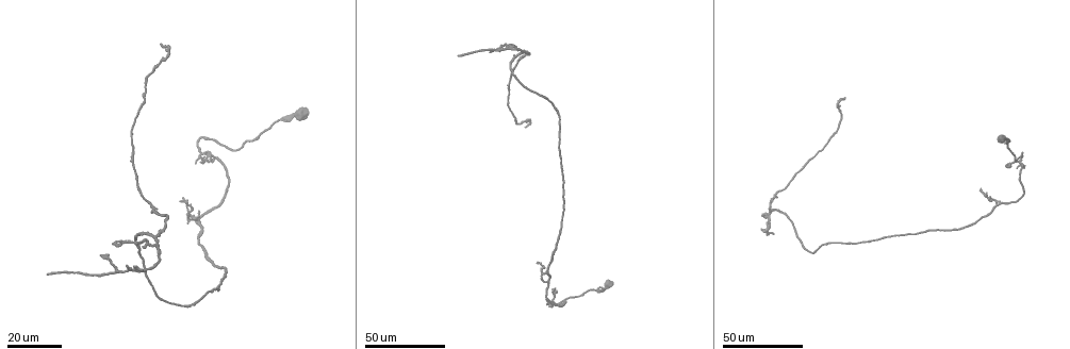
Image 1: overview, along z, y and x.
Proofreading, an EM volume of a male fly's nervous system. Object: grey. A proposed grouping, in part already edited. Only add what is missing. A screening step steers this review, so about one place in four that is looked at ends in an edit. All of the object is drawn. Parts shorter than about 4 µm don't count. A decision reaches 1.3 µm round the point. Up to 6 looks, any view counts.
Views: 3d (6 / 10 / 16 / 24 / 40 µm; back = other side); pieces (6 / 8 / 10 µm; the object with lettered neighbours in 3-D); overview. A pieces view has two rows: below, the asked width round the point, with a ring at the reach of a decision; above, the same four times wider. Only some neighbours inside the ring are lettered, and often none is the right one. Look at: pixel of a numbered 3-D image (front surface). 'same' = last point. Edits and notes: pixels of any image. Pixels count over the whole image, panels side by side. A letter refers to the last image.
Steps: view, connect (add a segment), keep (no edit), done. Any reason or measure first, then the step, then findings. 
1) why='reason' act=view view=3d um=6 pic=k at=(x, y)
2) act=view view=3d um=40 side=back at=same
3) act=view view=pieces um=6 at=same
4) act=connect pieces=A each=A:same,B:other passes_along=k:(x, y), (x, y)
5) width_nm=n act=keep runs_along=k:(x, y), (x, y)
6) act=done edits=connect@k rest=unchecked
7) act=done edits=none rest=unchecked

why='long arm stops here' act=view view=3d um=24 pic=1 at=(160, 43)

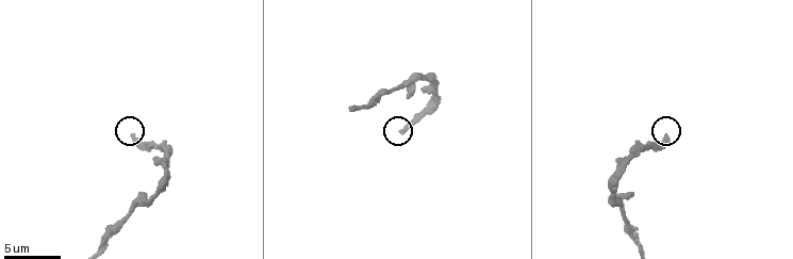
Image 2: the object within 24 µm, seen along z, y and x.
why='what lies round it' act=view view=pieces um=10 pic=2 at=(667, 137)

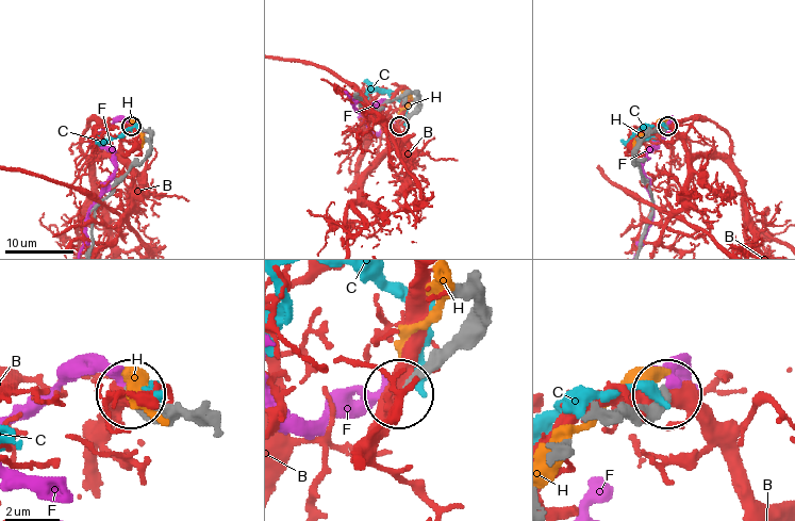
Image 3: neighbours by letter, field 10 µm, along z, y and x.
act=keep each=B:other,C:other,F:other,H:other runs_along=3:(607, 420), (647, 411), (666, 395) found='none of them fits'

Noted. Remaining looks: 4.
why='long arm stops here' act=view view=3d um=24 pic=1 at=(46, 274)

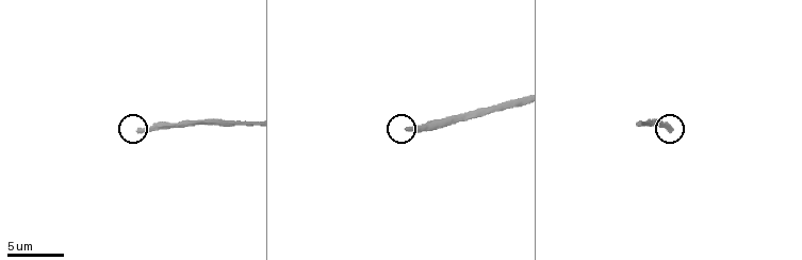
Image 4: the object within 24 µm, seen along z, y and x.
act=view view=pieces um=10 pic=4 at=(409, 129)

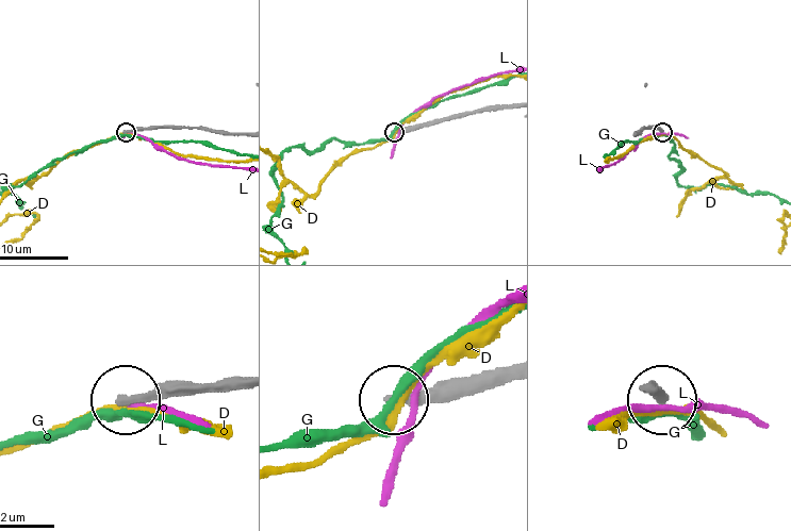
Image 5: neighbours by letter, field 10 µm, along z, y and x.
width_nm=270 act=keep each=D:other,G:other,L:other runs_along=5:(226, 133), (201, 128), (126, 132) found='no lettered segment goes on from it'

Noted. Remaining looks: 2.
why='free end' act=view view=3d um=40 pic=1 at=(141, 270)

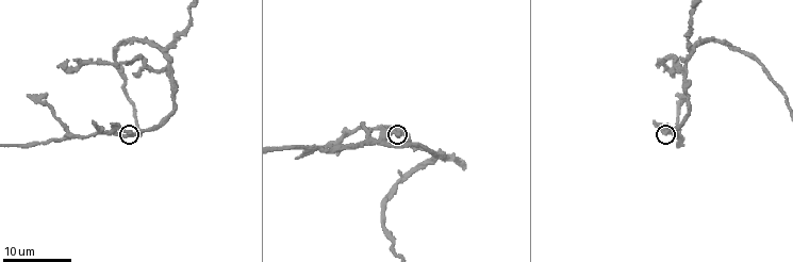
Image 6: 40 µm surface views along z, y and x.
act=view view=pieces um=10 pic=6 at=(400, 133)

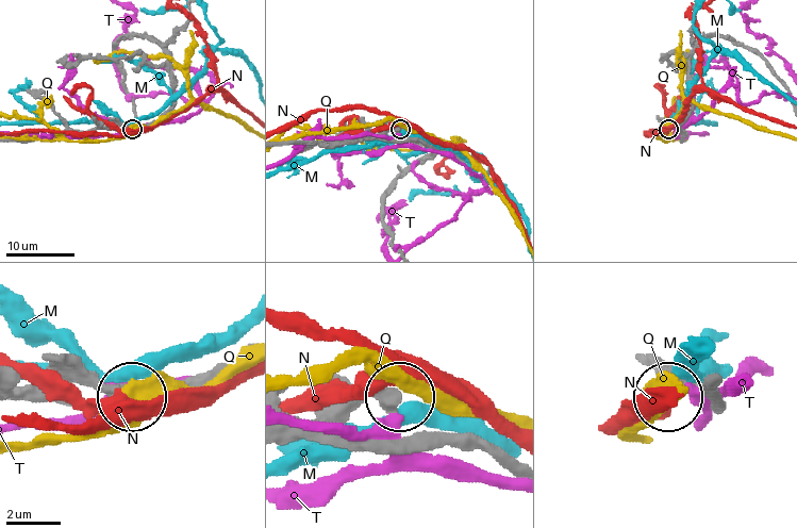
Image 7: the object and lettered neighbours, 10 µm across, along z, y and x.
act=keep each=M:other,N:other,Q:other,T:other found='no lettered segment goes on from it'

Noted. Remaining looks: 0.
act=done edits=none rest=unchecked

